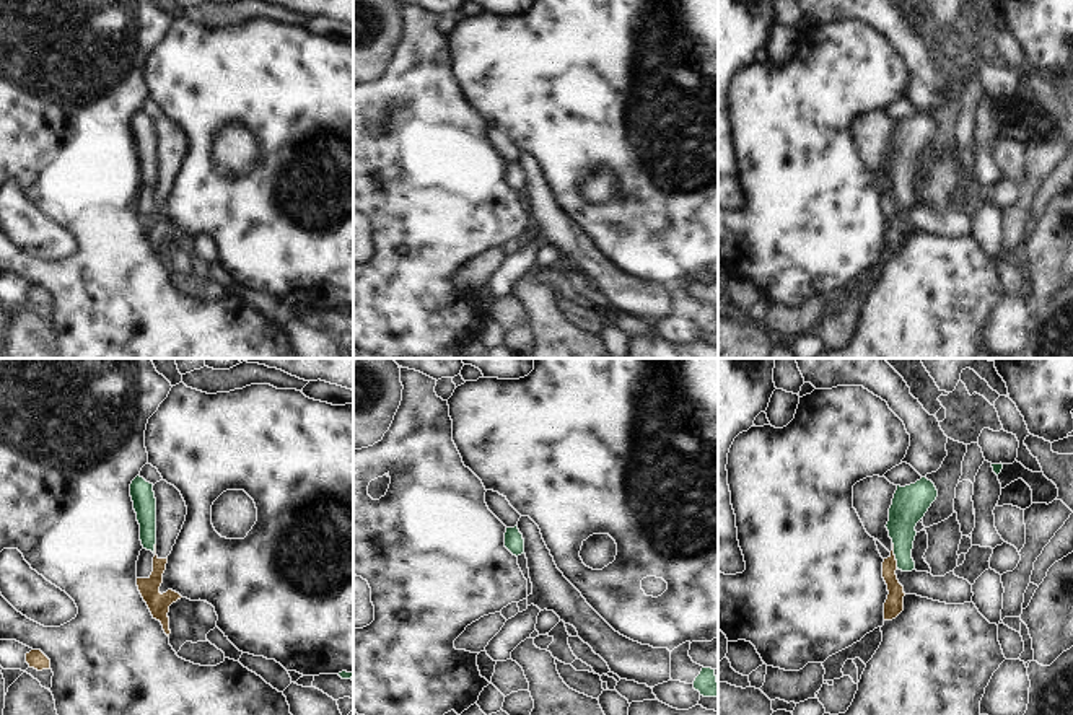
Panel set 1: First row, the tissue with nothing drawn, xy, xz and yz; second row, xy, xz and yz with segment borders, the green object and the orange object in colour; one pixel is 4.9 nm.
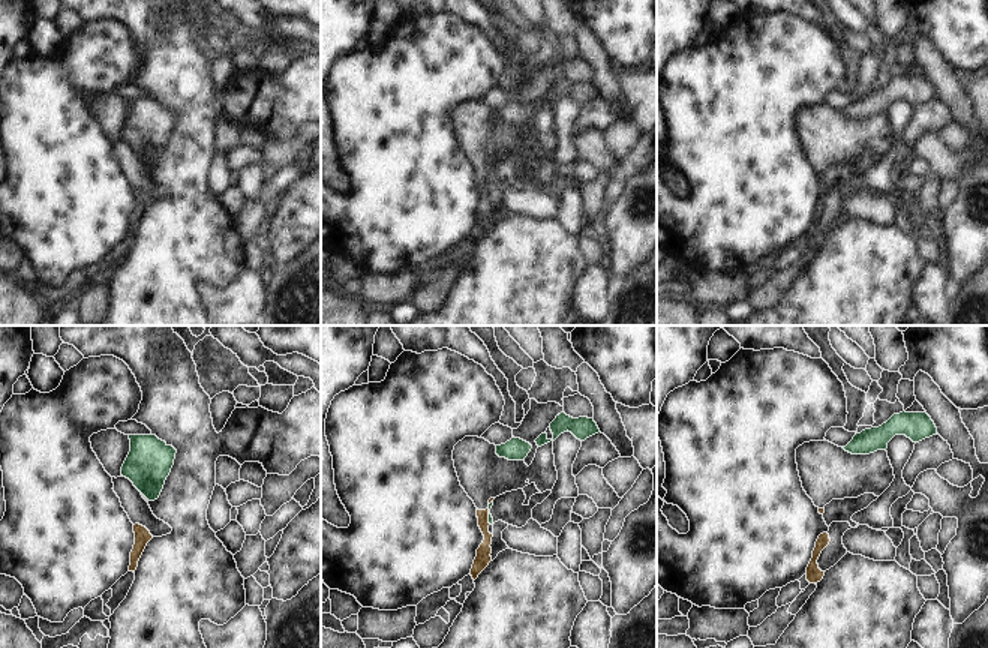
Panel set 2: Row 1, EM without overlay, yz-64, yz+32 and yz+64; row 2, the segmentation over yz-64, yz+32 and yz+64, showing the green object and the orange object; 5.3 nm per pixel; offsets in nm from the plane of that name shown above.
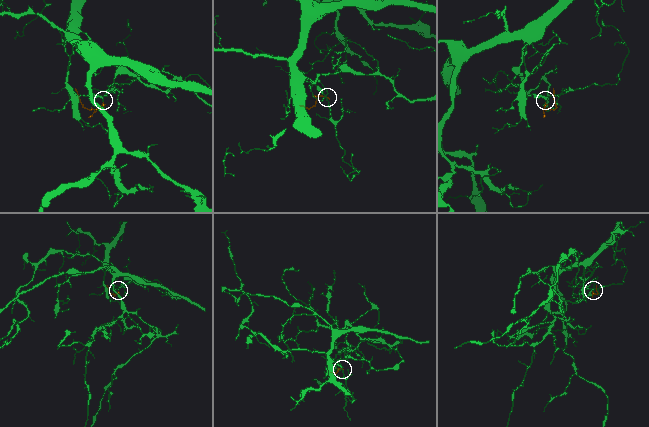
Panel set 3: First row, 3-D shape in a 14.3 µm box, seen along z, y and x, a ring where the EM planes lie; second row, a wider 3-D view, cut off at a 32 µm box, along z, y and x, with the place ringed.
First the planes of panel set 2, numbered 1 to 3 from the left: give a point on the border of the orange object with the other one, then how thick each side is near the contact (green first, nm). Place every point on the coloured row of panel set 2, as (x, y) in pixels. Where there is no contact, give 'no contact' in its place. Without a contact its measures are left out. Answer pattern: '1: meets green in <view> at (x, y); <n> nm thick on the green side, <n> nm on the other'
1: no contact
2: meets green in yz+32 at (489, 516); 30 nm thick on the green side, 80 nm on the other
3: no contact

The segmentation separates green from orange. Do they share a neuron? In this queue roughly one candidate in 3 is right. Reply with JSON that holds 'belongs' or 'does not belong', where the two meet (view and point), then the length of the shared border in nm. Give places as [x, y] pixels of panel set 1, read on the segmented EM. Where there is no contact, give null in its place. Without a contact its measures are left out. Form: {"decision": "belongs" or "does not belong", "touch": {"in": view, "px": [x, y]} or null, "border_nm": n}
{"decision": "does not belong", "touch": {"in": "yz", "px": [896, 556]}, "border_nm": 130}

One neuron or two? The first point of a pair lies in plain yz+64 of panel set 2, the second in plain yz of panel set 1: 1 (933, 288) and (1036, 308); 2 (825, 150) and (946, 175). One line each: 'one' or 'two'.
1: two
2: two

